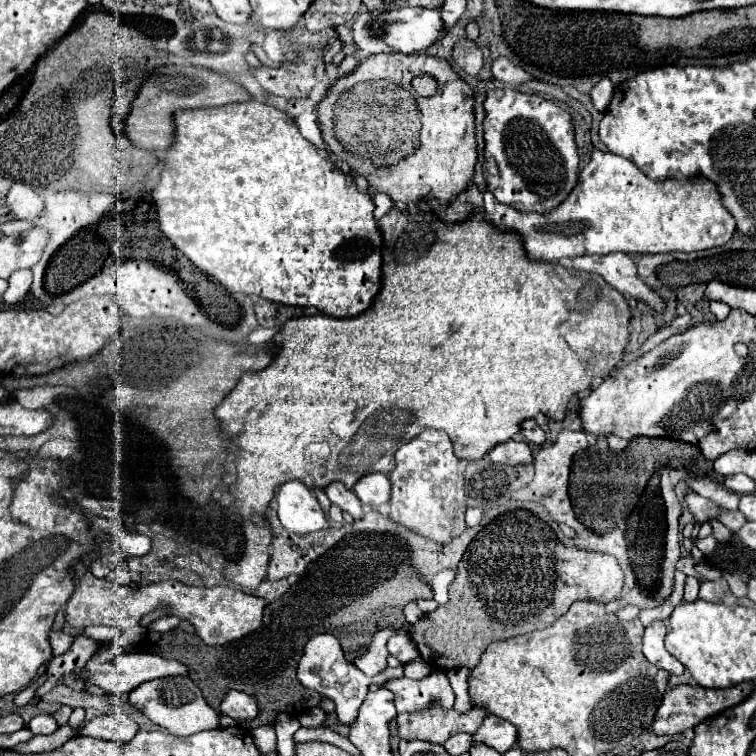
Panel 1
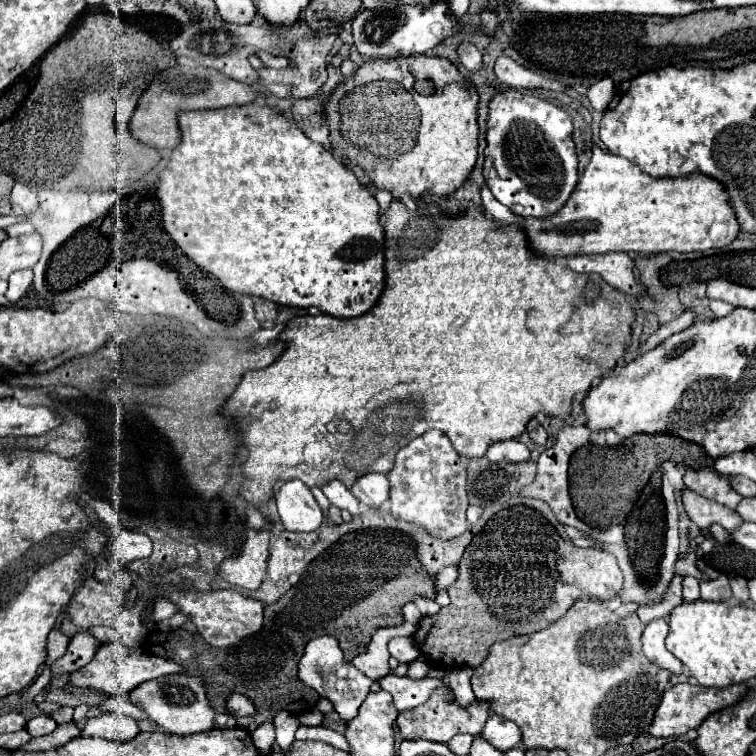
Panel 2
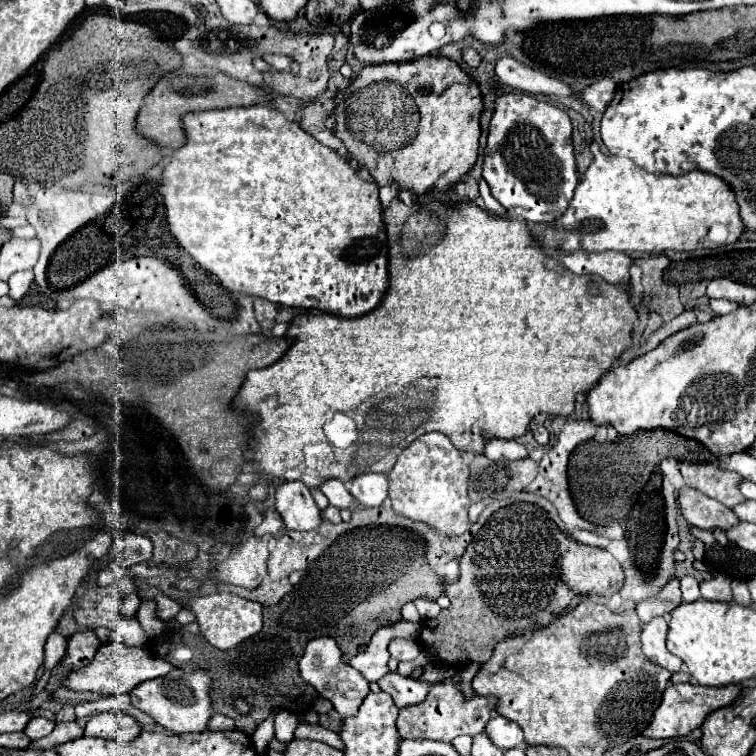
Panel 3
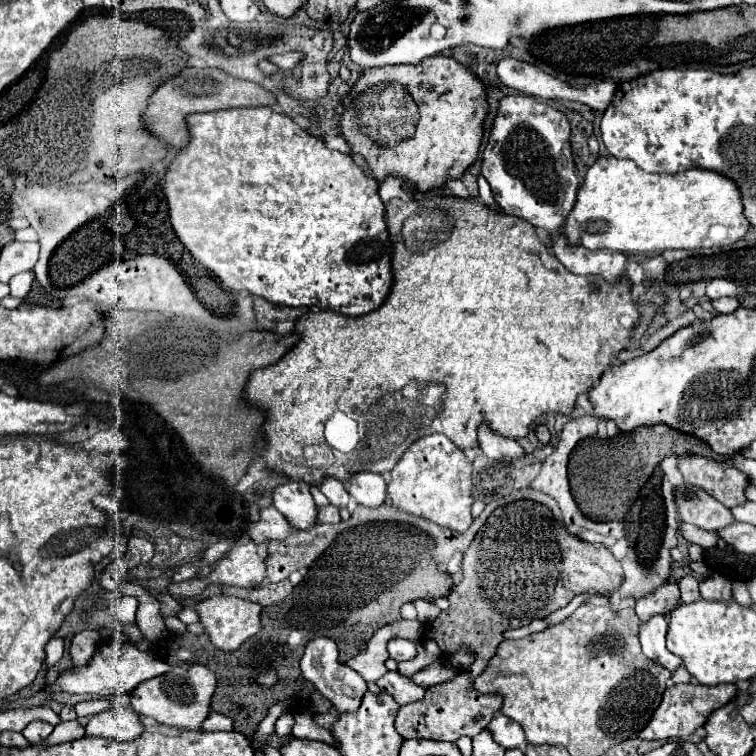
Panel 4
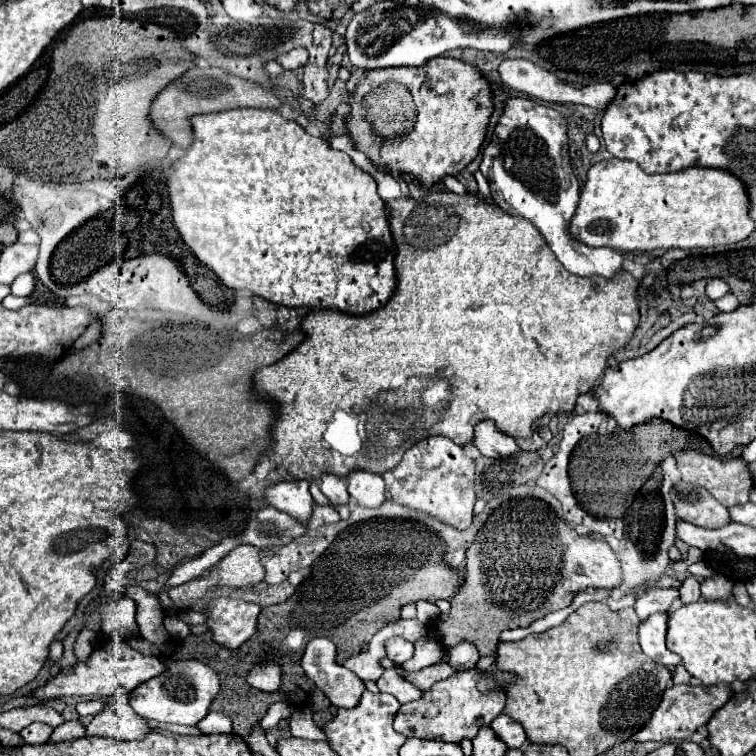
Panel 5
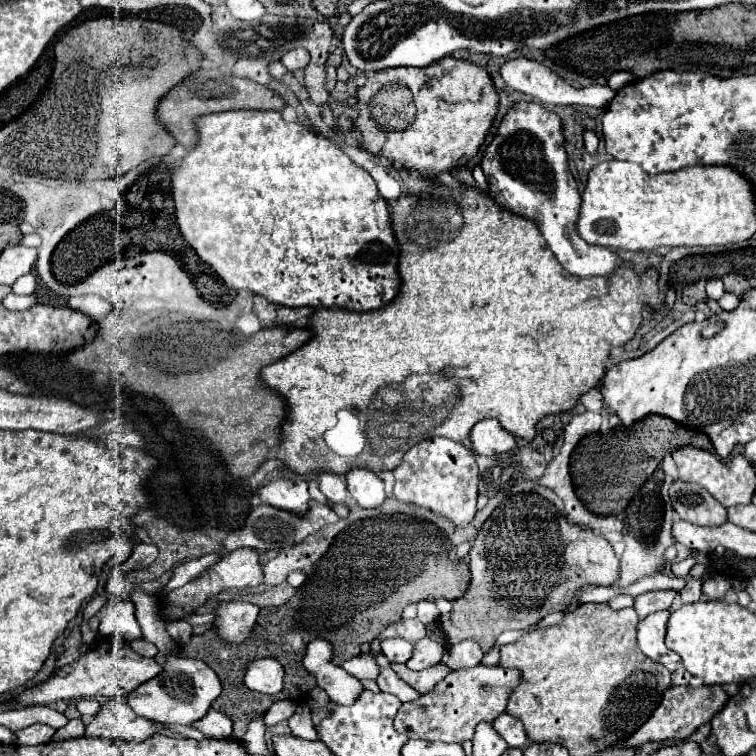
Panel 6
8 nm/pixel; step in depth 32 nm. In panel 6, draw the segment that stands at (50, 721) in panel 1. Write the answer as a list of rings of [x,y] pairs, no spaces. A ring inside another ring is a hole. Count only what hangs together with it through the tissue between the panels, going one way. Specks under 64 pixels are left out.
[[[32,724],[32,726],[16,732],[18,744],[26,744],[26,746],[46,744],[52,740],[52,736],[54,736],[54,728],[48,728],[44,724]]]

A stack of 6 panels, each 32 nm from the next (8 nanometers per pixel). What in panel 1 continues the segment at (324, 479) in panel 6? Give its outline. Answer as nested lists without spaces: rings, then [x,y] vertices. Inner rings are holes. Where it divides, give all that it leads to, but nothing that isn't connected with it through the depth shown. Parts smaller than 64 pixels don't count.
[[[332,482],[328,488],[324,488],[326,496],[330,498],[332,504],[340,506],[344,512],[348,512],[354,520],[362,518],[364,516],[364,506],[362,502],[354,496],[352,490],[348,490],[342,482]]]

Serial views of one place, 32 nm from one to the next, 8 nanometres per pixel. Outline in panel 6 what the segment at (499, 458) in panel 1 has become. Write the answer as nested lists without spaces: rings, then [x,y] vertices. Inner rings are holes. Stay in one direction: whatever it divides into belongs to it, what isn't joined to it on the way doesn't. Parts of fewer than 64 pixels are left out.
[[[480,420],[470,434],[470,442],[478,454],[494,456],[516,448],[516,440],[496,420]]]

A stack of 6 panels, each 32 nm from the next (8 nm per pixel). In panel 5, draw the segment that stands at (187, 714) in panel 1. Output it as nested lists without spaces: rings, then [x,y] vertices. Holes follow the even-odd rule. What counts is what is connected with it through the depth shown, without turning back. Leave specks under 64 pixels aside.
[[[198,660],[168,662],[168,670],[152,680],[146,680],[130,692],[130,706],[142,718],[152,718],[166,724],[196,726],[210,710],[210,702],[220,690],[220,682],[214,670]]]

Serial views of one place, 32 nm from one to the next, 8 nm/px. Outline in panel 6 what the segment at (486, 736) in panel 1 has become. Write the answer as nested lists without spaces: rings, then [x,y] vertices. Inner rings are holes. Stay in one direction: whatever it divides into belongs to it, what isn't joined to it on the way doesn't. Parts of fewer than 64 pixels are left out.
[[[500,714],[494,722],[492,722],[494,730],[506,740],[506,744],[510,748],[524,748],[528,744],[528,736],[522,728],[522,722],[508,716],[508,714]]]

